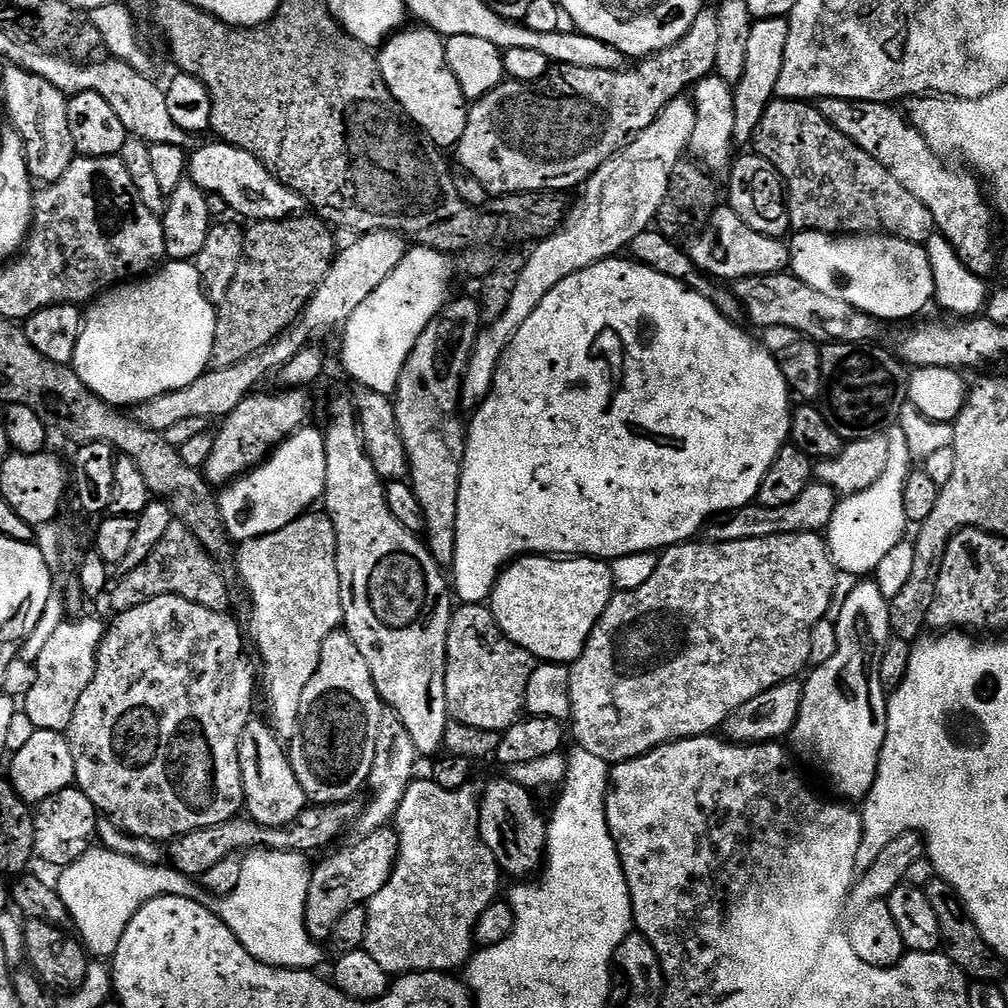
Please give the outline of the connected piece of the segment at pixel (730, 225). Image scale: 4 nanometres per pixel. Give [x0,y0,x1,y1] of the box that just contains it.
[690,206,790,282]

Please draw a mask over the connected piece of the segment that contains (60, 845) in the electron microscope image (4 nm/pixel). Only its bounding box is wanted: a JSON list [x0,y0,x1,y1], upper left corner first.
[34,786,98,870]

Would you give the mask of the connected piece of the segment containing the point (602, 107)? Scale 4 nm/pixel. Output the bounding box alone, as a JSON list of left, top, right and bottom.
[454,6,720,197]

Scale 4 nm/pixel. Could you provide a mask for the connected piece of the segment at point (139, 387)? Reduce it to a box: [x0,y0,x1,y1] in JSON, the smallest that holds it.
[71,263,217,406]

